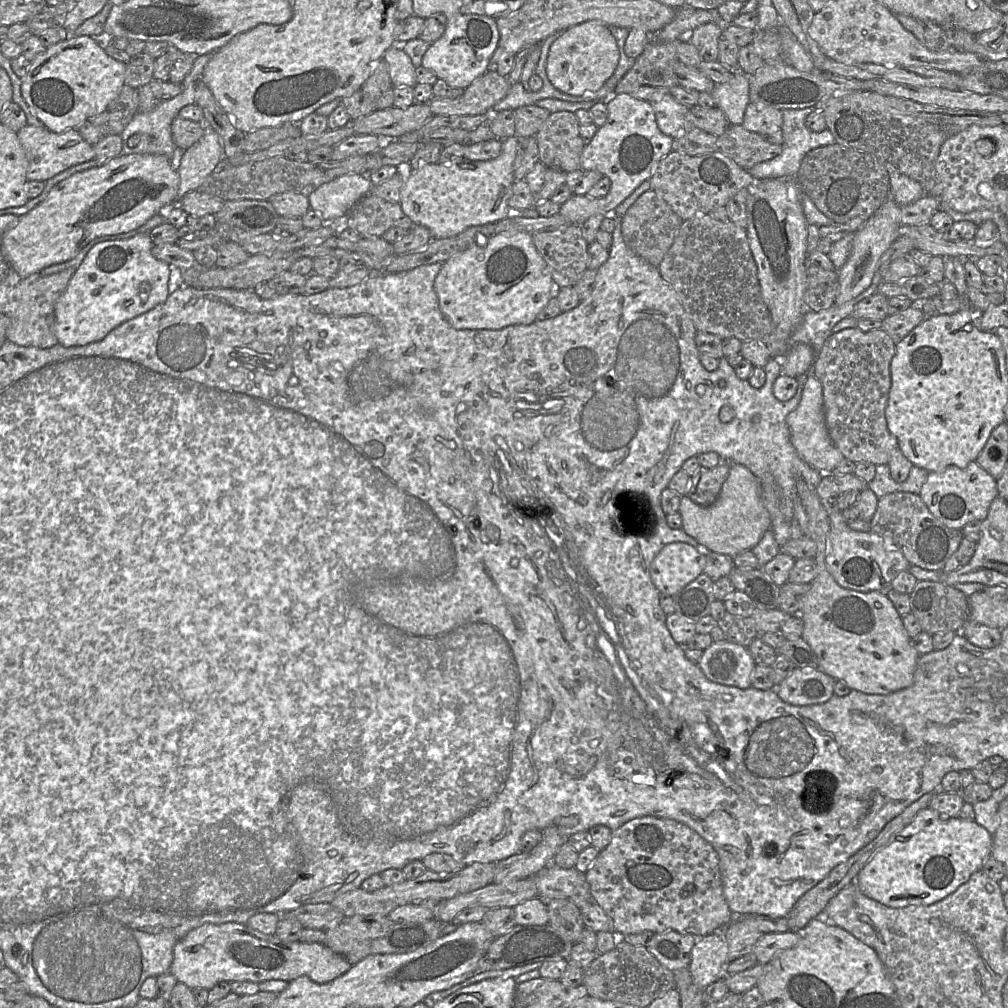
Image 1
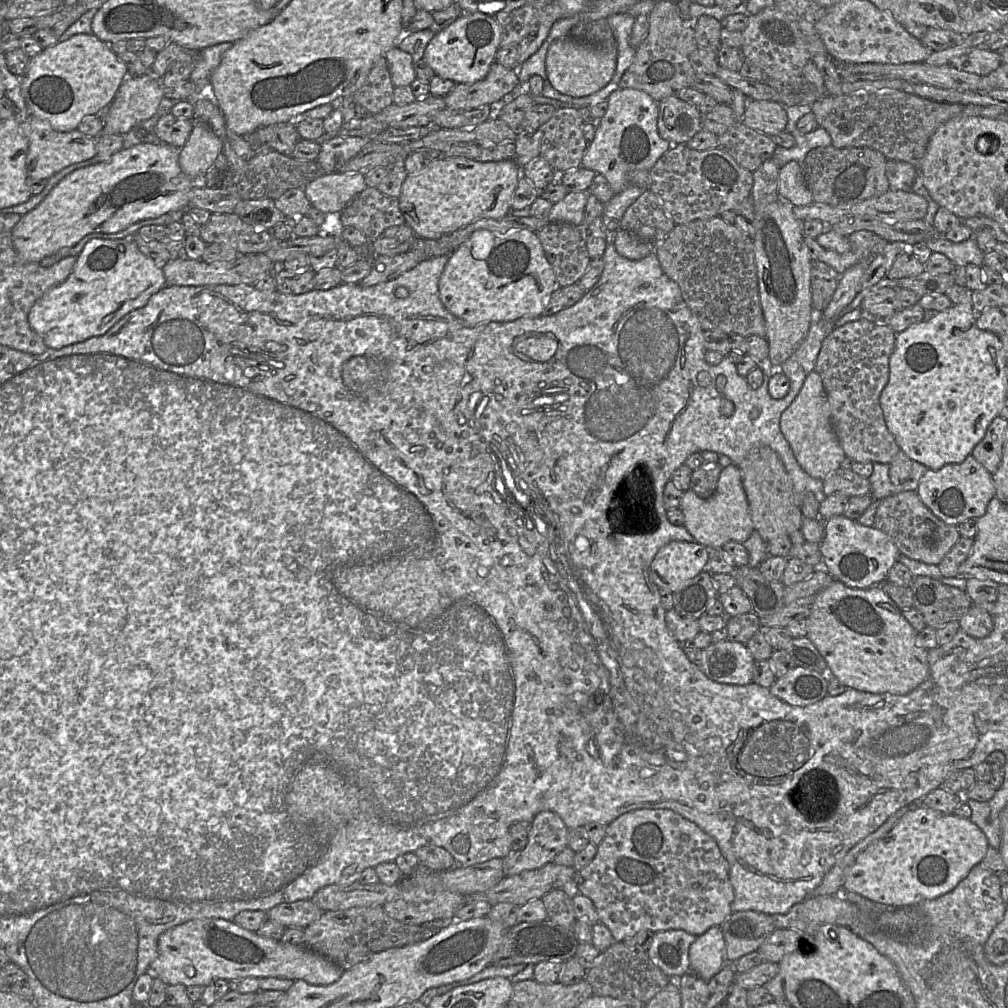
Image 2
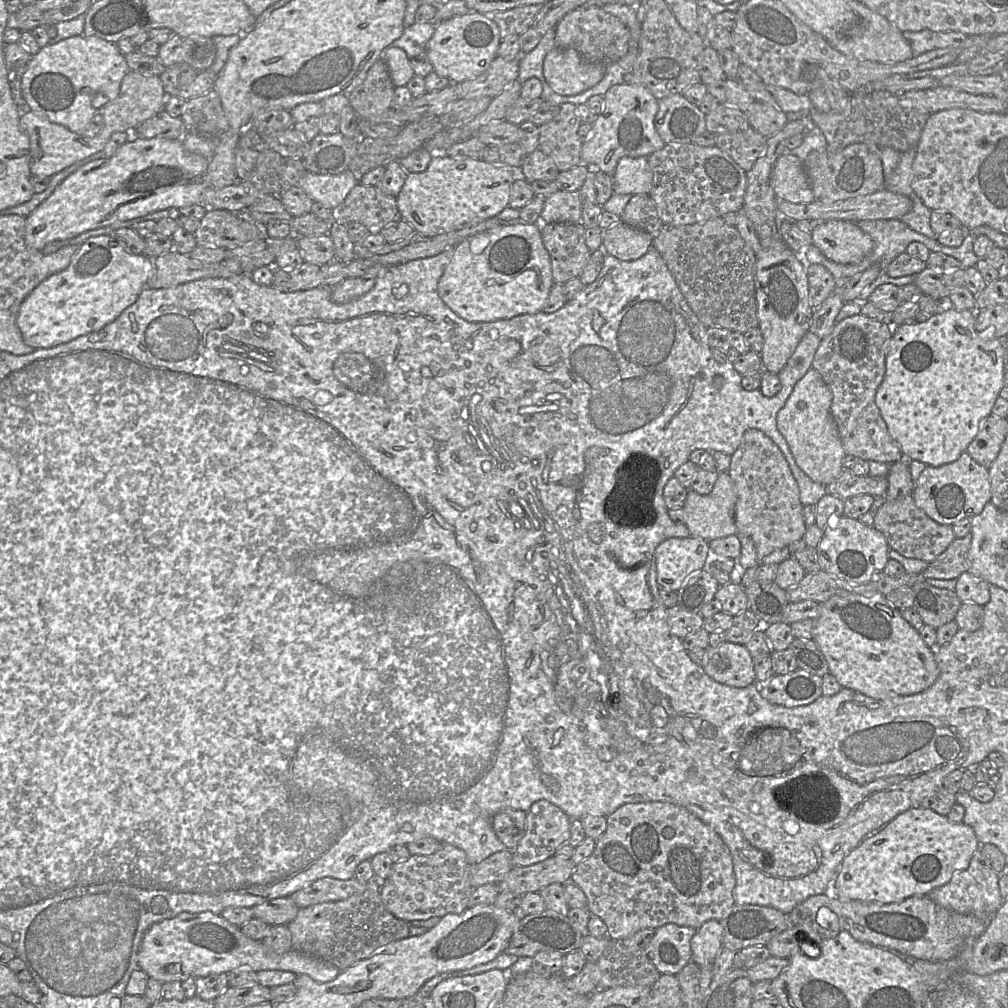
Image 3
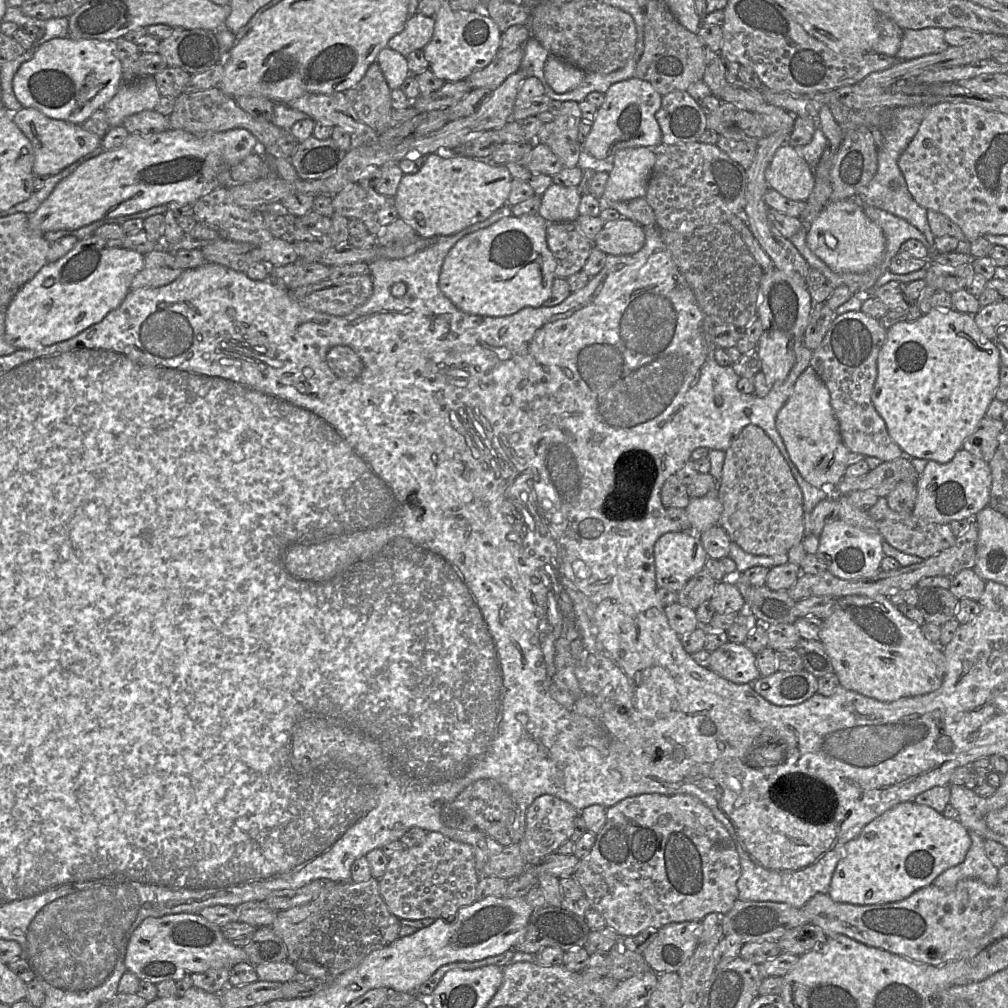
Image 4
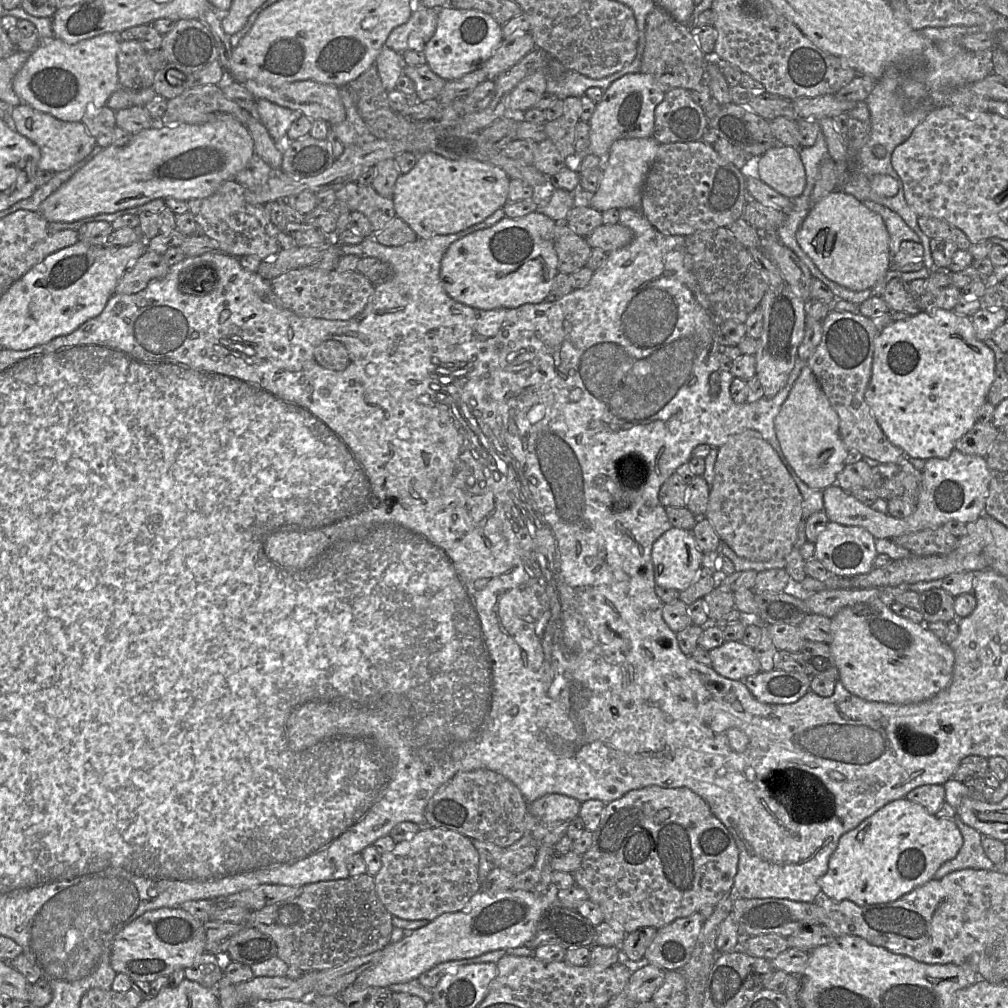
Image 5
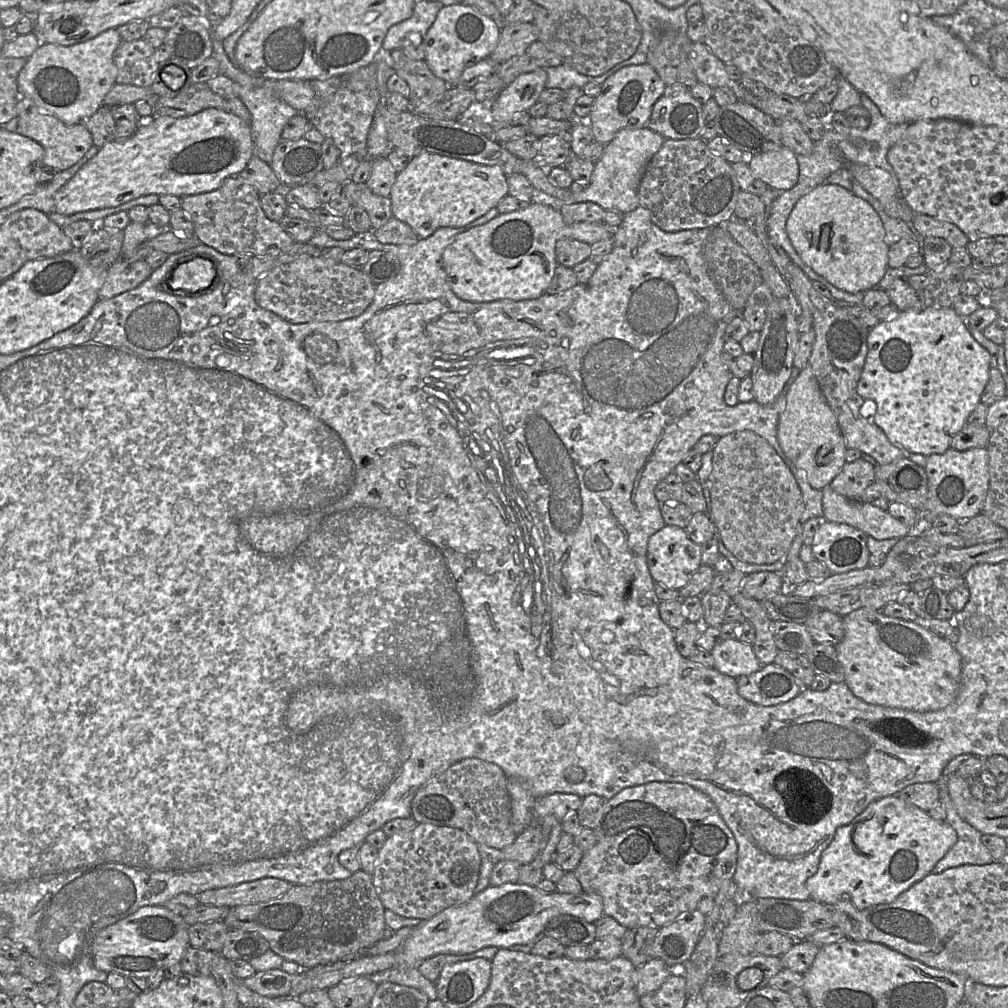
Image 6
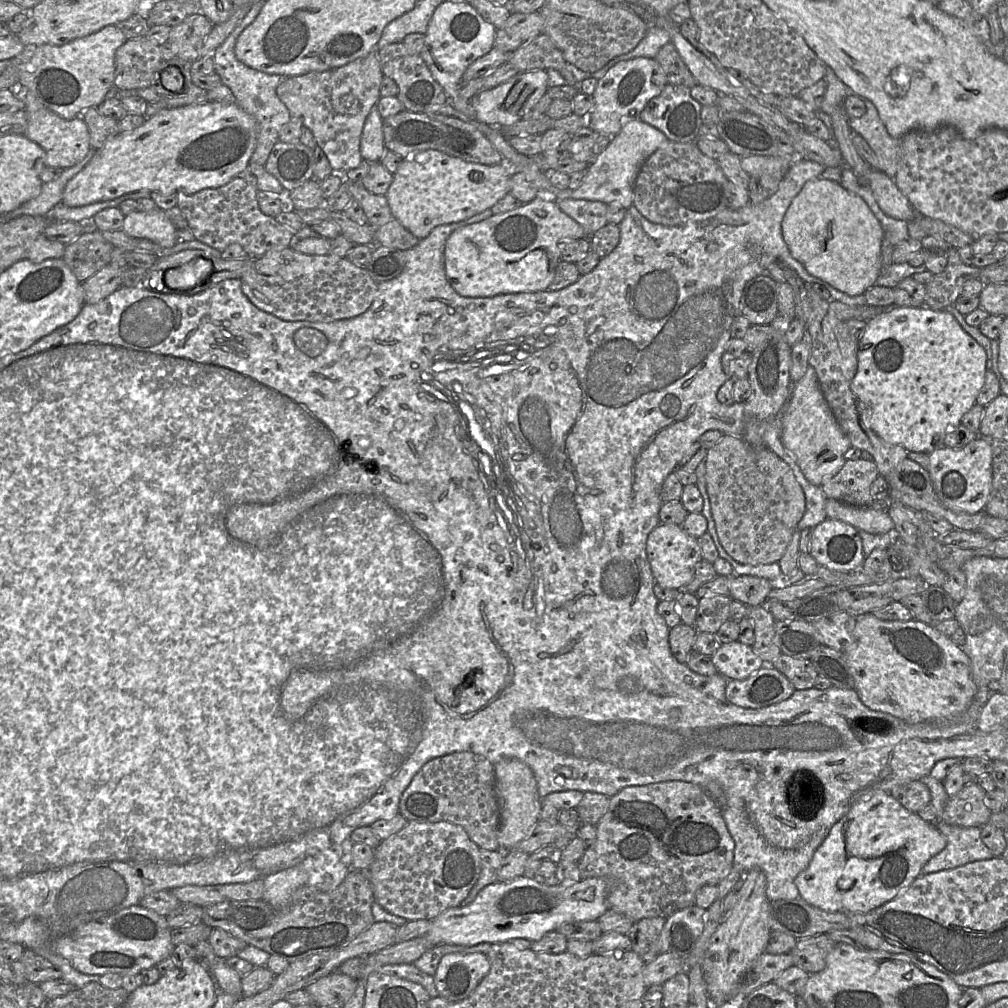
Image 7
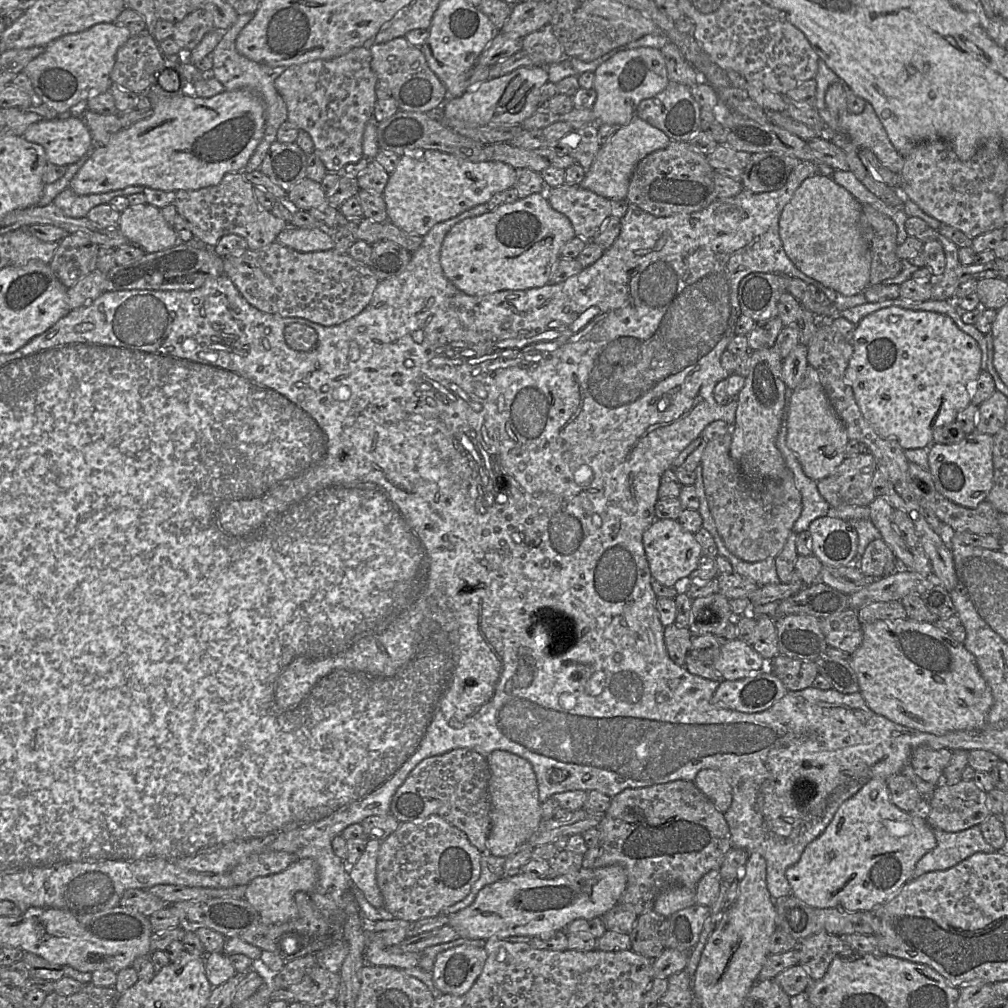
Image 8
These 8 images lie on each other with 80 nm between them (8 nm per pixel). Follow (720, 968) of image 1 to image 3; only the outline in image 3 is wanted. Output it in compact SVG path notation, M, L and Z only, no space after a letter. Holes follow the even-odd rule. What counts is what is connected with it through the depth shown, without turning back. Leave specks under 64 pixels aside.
M708 920L697 929L691 939L691 961L712 966L723 947L723 927L718 920Z

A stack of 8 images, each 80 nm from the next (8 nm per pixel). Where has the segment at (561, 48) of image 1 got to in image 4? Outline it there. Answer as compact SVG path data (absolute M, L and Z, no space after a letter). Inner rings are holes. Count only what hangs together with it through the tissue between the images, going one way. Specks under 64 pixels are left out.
M549 55L544 64L544 75L550 87L563 94L575 89L585 73L554 55Z

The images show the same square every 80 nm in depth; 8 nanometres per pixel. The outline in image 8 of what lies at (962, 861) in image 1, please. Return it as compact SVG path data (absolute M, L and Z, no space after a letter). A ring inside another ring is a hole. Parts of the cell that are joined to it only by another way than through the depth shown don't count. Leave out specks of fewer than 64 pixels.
M872 778L837 809L821 835L804 849L799 861L785 876L792 895L813 908L837 908L847 912L872 911L896 894L912 877L917 861L936 846L936 838L926 820L895 806L884 778Z

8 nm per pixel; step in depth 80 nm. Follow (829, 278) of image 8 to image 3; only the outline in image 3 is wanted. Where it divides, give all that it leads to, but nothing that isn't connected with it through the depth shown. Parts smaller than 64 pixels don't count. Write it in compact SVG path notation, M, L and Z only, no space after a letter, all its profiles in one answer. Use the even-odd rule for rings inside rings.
M845 220L821 222L811 232L812 245L836 263L860 262L873 248L872 238L857 223Z

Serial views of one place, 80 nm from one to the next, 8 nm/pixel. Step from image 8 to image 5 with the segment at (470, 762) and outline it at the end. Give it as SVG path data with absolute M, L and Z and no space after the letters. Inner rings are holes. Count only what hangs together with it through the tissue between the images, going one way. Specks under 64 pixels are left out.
M488 769L457 773L432 796L425 809L429 827L448 829L468 838L489 842L503 849L526 833L528 802L503 775Z

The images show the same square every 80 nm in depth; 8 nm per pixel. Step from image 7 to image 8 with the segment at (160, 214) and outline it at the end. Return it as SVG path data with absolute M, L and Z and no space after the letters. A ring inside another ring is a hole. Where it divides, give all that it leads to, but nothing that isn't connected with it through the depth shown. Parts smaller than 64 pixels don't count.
M148 203L126 208L120 215L118 229L145 253L162 251L178 243L175 229L166 222L161 210Z

